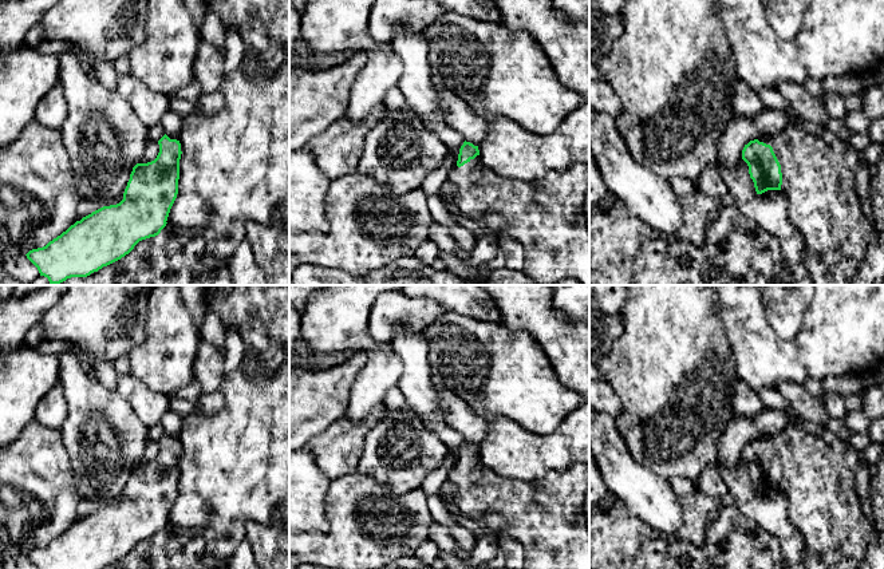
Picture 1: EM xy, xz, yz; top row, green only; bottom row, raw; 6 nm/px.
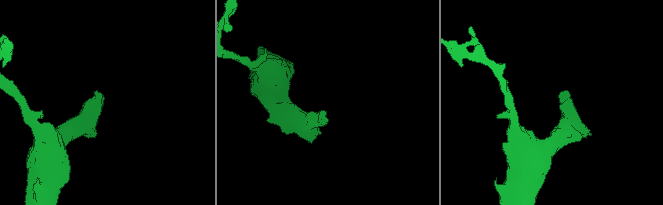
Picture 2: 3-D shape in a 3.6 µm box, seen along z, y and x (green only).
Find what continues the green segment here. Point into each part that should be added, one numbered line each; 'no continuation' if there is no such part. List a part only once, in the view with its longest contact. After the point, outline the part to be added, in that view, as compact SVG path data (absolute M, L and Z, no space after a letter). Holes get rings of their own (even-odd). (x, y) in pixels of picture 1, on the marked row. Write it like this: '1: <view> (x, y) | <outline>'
1: yz (819, 180) | M788 125L776 135L762 135L757 139L773 147L781 165L781 191L788 198L789 221L805 240L804 262L814 285L852 285L872 236L872 225L861 209L861 201L856 191L856 171L860 154L849 150L840 139L828 145L820 137L814 137L792 125Z

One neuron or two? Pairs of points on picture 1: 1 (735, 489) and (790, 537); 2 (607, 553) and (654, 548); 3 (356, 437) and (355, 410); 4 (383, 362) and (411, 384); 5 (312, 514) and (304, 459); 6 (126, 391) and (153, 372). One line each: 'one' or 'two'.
1: one
2: two
3: two
4: two
5: one
6: two

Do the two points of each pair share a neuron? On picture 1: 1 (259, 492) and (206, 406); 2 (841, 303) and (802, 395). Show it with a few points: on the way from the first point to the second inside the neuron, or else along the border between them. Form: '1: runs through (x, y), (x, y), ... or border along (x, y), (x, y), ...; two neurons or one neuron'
1: border along (223, 392), (220, 410), (182, 417); two neurons
2: border along (802, 383), (778, 383), (774, 387); two neurons

